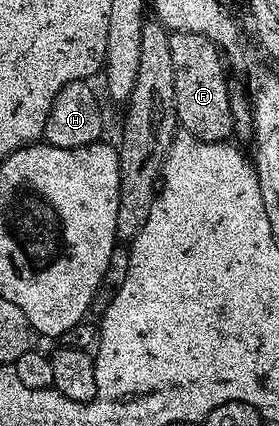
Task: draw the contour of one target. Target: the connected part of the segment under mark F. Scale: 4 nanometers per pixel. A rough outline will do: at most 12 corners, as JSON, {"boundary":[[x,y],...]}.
{"boundary":[[169,33],[177,123],[203,142],[233,137],[222,52]]}

